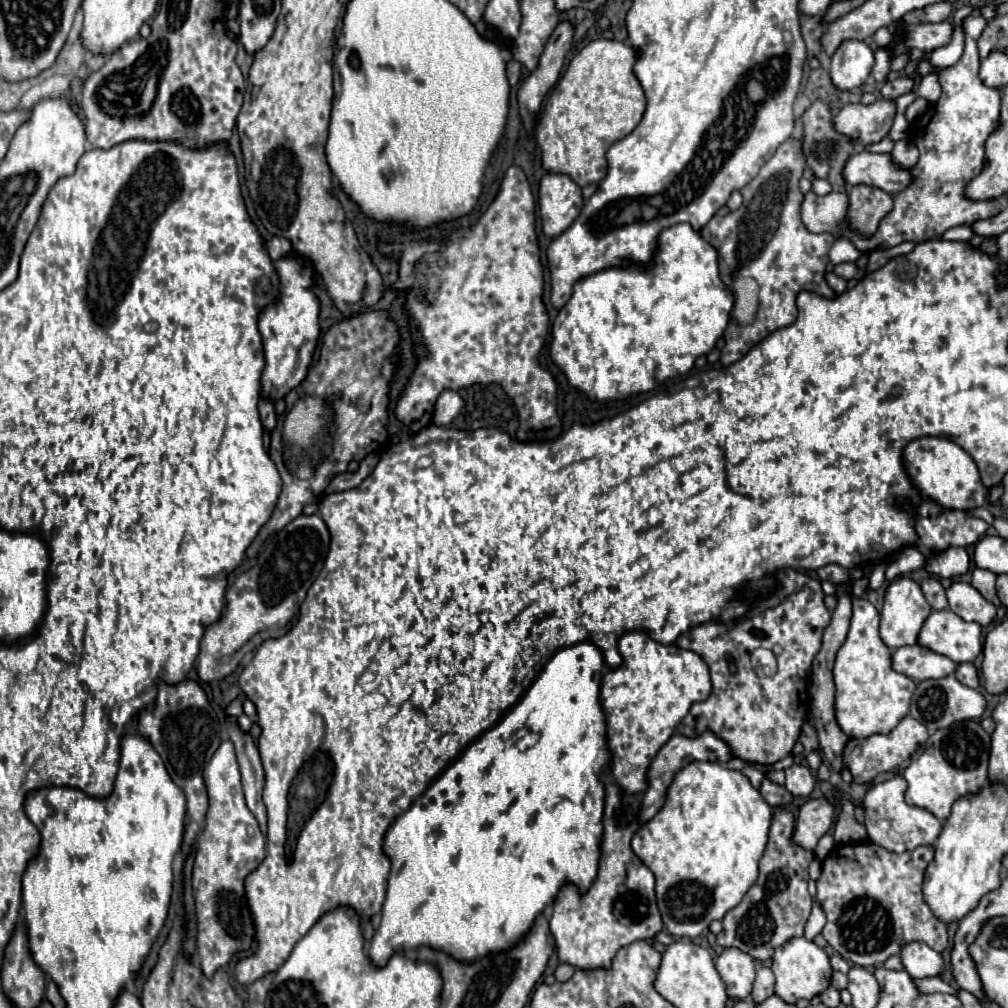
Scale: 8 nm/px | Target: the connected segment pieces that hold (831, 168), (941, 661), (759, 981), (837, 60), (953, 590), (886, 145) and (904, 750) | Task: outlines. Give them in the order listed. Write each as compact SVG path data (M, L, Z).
M816 100L802 114L802 122L804 122L804 132L802 132L804 144L802 144L802 150L804 150L804 156L806 156L806 164L812 168L816 178L828 178L828 182L834 188L834 192L846 192L846 180L842 176L842 170L844 170L844 164L846 164L848 156L854 150L854 142L848 136L844 136L844 134L834 130L830 106L824 104L822 100Z
M922 644L902 646L894 650L892 660L894 670L910 676L916 682L922 682L926 678L944 678L956 672L956 664L948 656L936 654Z
M762 964L756 970L756 982L754 982L754 988L752 988L752 998L758 1004L772 994L774 994L774 974L772 974L770 966Z
M846 40L832 56L830 78L838 90L854 90L862 86L872 70L874 52L866 42Z
M952 582L952 586L946 590L946 596L950 610L954 610L960 618L968 622L978 622L980 626L986 626L996 616L996 606L988 602L968 582Z
M884 136L880 142L866 146L868 152L890 152L892 148L894 148L894 140L890 136Z
M904 716L888 734L872 734L868 738L852 738L844 748L844 764L854 776L856 784L870 782L880 772L896 772L918 748L928 740L928 730L916 718Z

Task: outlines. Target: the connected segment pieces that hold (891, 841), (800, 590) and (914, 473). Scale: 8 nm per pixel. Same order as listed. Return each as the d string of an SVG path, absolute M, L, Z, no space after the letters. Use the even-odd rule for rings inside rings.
M896 774L894 778L868 790L862 800L862 806L866 810L864 826L868 832L868 838L890 852L906 852L922 844L922 840L924 840L924 846L932 846L942 830L942 822L932 812L928 812L926 808L908 806L904 802L904 792L906 792L906 780L902 778L902 774Z
M792 568L776 572L774 578L780 584L780 590L770 597L756 597L746 616L728 622L728 626L724 622L708 622L708 624L694 626L676 640L676 644L680 648L700 654L704 658L704 662L710 666L710 674L712 674L712 694L708 696L708 700L698 702L690 708L690 712L680 722L676 732L692 738L692 736L700 734L702 730L712 730L732 748L732 752L738 758L748 760L748 762L758 762L758 764L774 764L780 758L786 758L792 754L792 746L798 742L802 722L808 714L810 666L812 666L814 656L820 650L822 632L830 624L830 612L824 604L824 590L822 590L820 580L814 580L808 574L802 574ZM756 648L768 648L776 654L778 672L774 676L758 678L754 674L754 670L750 666L750 652ZM728 654L736 660L734 674L728 670L728 660L726 660Z
M918 438L912 440L904 450L906 472L922 498L932 498L950 510L968 510L986 502L986 488L980 482L974 460L948 438Z

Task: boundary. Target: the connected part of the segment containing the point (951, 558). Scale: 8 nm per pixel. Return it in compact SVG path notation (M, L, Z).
M948 548L928 558L928 570L940 578L958 578L968 570L970 558L964 548Z

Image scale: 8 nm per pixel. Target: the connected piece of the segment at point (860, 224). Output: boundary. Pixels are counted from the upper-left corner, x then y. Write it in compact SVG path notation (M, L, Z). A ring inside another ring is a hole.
M856 184L852 188L848 186L848 198L850 198L848 220L854 230L866 236L874 234L880 220L892 210L892 196L874 186L866 184Z

